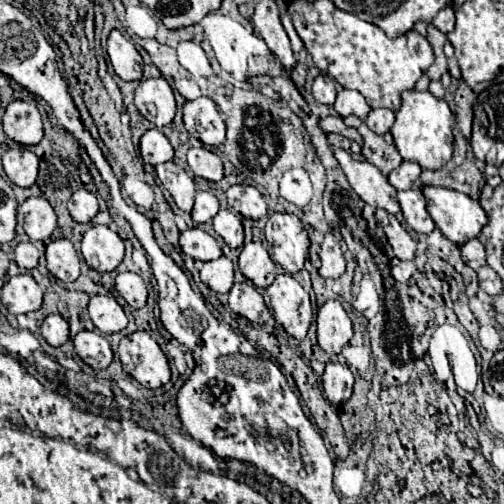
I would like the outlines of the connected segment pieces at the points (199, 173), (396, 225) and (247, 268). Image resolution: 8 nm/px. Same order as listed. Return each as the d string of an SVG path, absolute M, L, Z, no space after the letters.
M206 147L190 149L186 157L188 157L188 165L196 177L202 177L206 181L220 181L224 177L222 161L210 149L206 149Z
M380 211L380 213L378 213L378 223L382 225L382 229L384 229L386 237L388 237L388 243L392 245L394 255L396 255L398 259L402 259L402 261L414 259L414 255L416 255L416 241L414 241L414 237L402 227L402 223L400 223L394 215L390 215L390 213L386 213L386 211Z
M246 243L238 259L240 271L256 287L268 287L276 277L276 265L272 263L268 251L260 243Z

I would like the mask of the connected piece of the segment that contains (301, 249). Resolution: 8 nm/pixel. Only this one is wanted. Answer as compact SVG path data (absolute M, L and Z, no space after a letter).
M272 213L266 221L266 241L272 245L272 257L288 273L298 273L308 259L308 233L300 219L290 213Z

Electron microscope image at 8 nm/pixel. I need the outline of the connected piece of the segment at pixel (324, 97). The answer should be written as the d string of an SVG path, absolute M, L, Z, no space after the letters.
M318 75L312 83L312 95L318 103L324 103L324 105L334 105L334 99L336 99L336 83L332 77L328 75Z

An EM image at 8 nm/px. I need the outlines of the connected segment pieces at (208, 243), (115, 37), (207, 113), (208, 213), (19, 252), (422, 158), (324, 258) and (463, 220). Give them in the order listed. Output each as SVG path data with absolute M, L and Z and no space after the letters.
M192 227L180 235L180 249L184 255L198 261L212 261L222 257L222 249L218 247L216 239L198 227Z
M114 29L110 33L106 53L108 53L108 59L110 59L110 65L112 65L114 73L122 81L142 79L142 57L136 51L134 43L126 35L122 35L122 31Z
M198 97L194 101L186 101L182 107L182 115L186 131L192 137L200 139L204 145L218 147L224 143L226 125L216 103L210 97Z
M200 191L196 195L196 203L194 203L194 209L192 209L192 219L194 223L206 223L210 221L216 213L218 213L218 199L212 195L212 193L206 193L206 191Z
M28 241L28 243L18 243L18 247L14 249L14 263L24 269L24 271L30 271L38 265L38 249Z
M404 91L402 107L396 111L396 121L390 129L394 145L402 159L418 163L422 169L440 169L452 159L452 127L454 113L444 99L436 99L430 91Z
M328 233L328 235L324 237L324 243L322 243L318 255L320 255L320 261L322 261L318 273L320 273L324 279L336 279L336 277L340 277L340 275L346 271L346 261L344 261L344 257L342 257L338 239L336 239L332 233Z
M424 185L422 193L432 221L456 245L478 237L482 227L488 223L480 203L460 191Z

